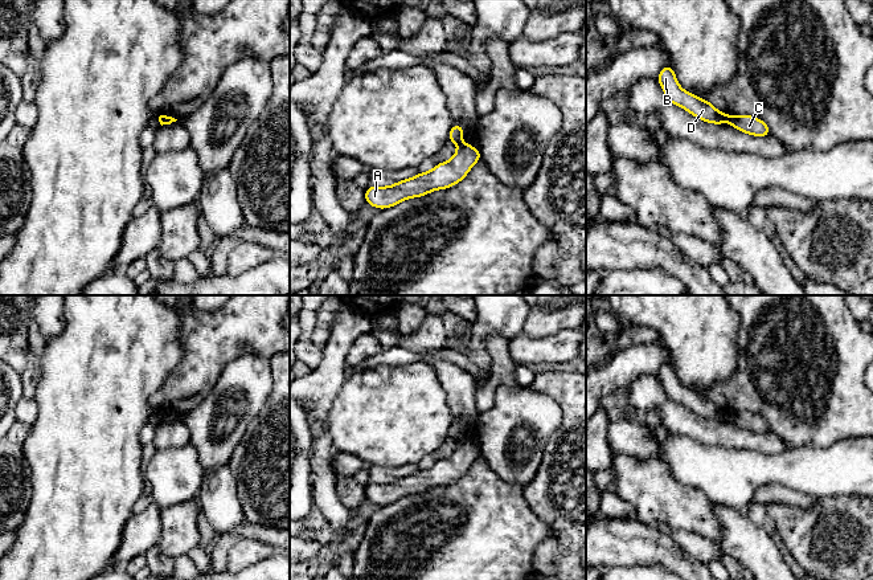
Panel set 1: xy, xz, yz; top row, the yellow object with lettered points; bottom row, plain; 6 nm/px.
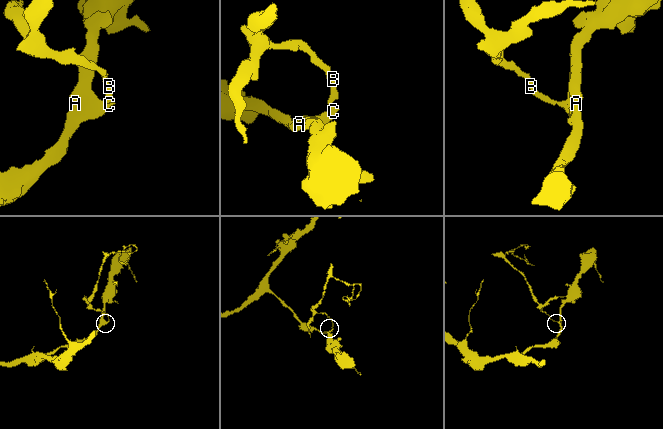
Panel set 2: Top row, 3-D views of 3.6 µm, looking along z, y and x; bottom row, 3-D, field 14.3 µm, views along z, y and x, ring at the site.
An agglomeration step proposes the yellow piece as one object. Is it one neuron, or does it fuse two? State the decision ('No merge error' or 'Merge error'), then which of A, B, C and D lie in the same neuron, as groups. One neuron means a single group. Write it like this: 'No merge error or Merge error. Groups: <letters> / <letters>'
Merge error. Groups: A C / B D

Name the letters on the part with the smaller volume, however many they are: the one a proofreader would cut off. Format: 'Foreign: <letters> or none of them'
Foreign: B, D

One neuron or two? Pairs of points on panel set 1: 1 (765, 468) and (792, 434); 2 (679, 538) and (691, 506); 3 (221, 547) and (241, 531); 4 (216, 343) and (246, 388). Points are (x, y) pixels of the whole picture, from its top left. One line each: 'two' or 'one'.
1: two
2: two
3: one
4: two

